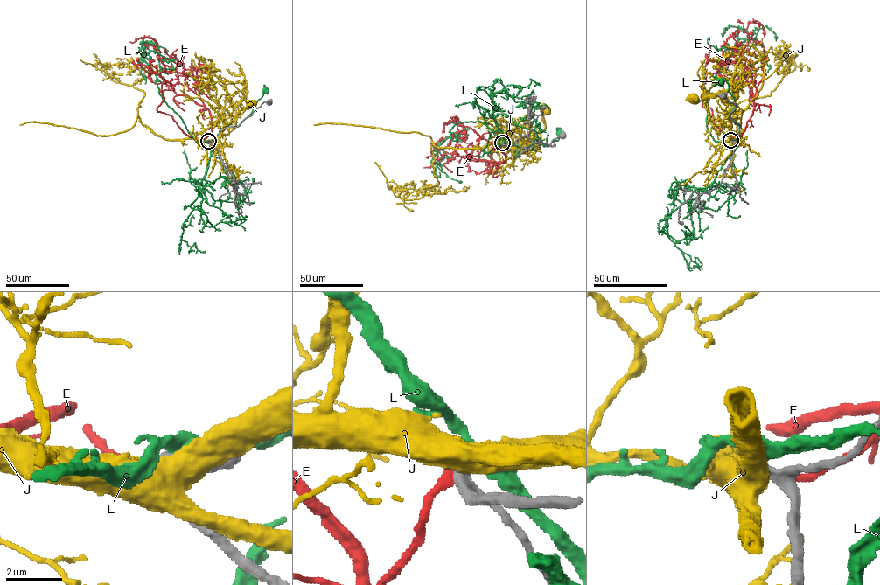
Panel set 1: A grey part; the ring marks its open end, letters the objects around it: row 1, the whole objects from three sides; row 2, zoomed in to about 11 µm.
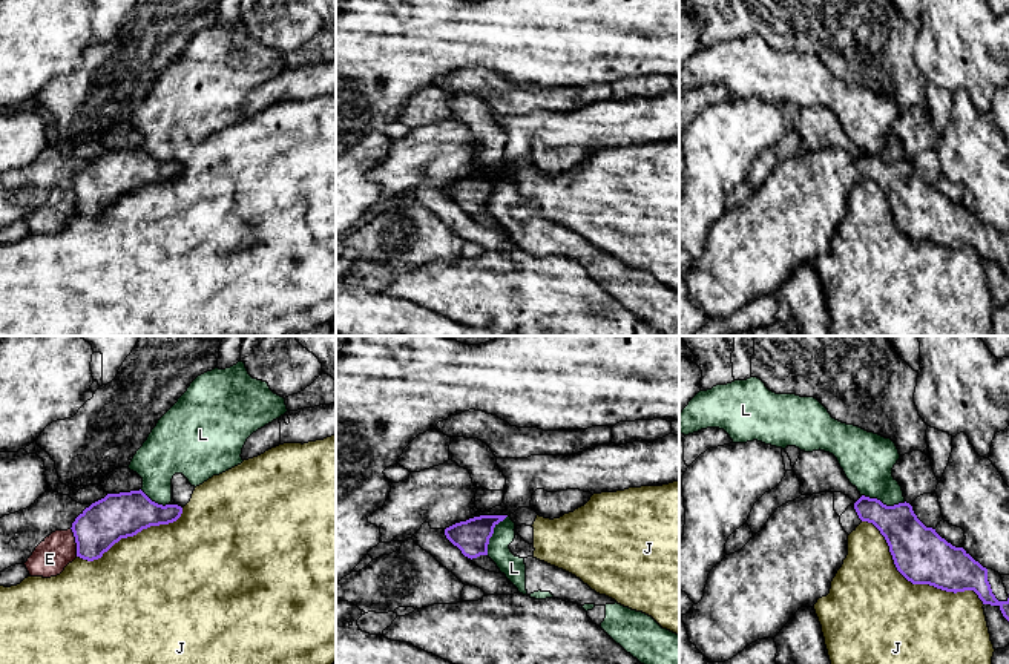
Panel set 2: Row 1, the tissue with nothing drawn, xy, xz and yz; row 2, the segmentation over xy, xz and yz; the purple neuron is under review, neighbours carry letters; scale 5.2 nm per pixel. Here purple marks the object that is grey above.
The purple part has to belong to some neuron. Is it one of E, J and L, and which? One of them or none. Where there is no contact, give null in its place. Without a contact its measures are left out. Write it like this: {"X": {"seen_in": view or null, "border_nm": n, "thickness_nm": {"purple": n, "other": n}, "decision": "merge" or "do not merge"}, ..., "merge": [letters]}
{"E": {"seen_in": "xy", "border_nm": 160, "thickness_nm": {"purple": 240, "other": 190}, "decision": "do not merge"}, "J": {"seen_in": "yz", "border_nm": 800, "thickness_nm": {"purple": 280, "other": 500}, "decision": "do not merge"}, "L": {"seen_in": "yz", "border_nm": 240, "thickness_nm": {"purple": 220, "other": 280}, "decision": "do not merge"}, "merge": []}

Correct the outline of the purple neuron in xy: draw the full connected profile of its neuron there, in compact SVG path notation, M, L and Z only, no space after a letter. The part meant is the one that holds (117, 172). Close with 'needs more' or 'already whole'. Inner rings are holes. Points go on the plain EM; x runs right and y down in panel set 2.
M141 146L107 150L86 164L72 179L77 213L94 218L121 195L133 193L150 182L169 181L182 170L178 161L158 161Z; already whole

